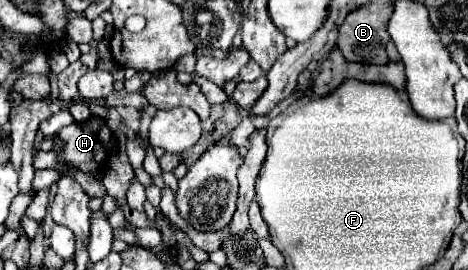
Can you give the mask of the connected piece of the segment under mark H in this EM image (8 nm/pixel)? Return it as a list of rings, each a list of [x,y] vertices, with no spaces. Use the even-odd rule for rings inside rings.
[[[89,115],[85,121],[81,123],[71,123],[63,129],[59,129],[57,133],[57,141],[63,145],[63,151],[39,151],[35,161],[33,161],[33,167],[35,169],[53,169],[53,171],[59,171],[63,173],[63,169],[71,169],[71,177],[83,187],[83,191],[95,199],[103,199],[105,197],[105,185],[103,185],[103,167],[105,167],[105,161],[107,161],[107,155],[111,153],[111,141],[113,141],[113,131],[107,127],[105,119],[99,117],[99,115]]]

